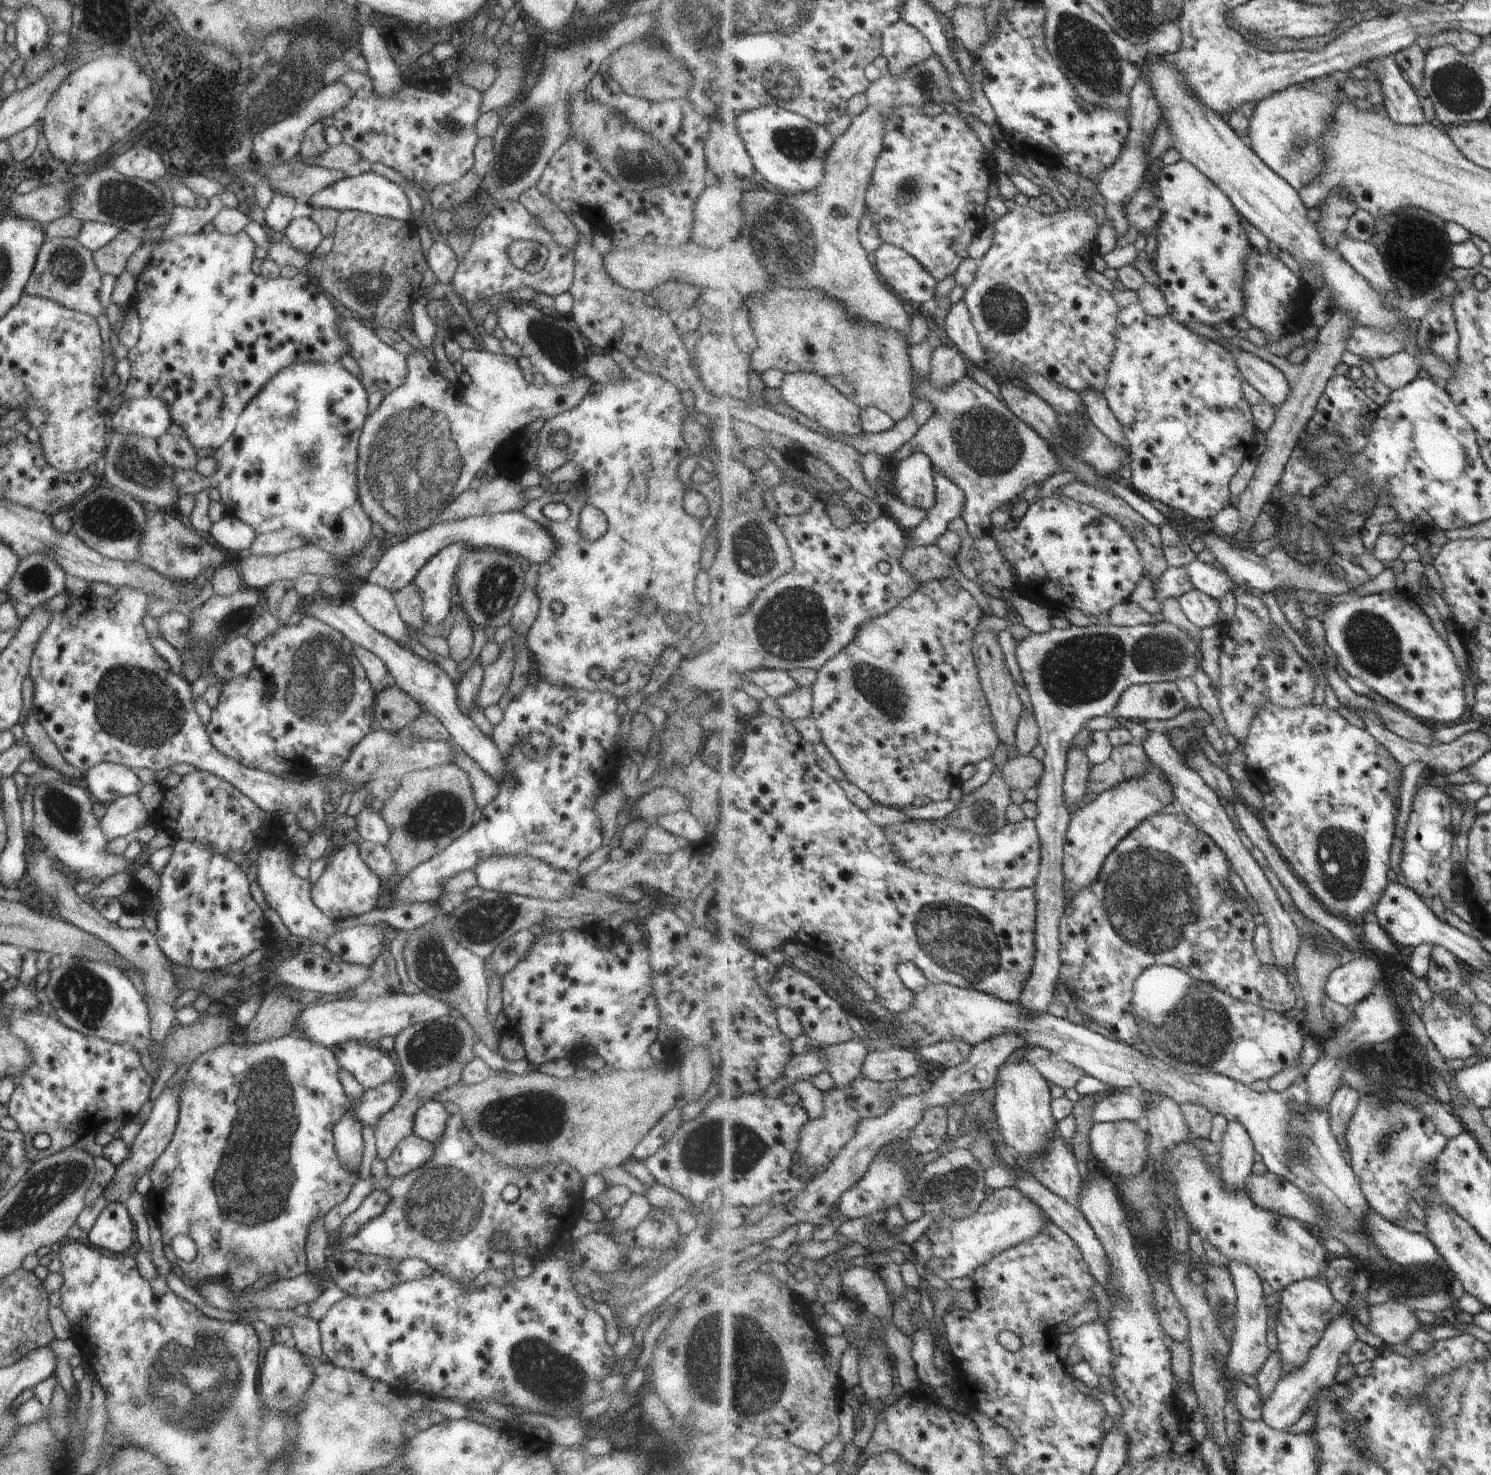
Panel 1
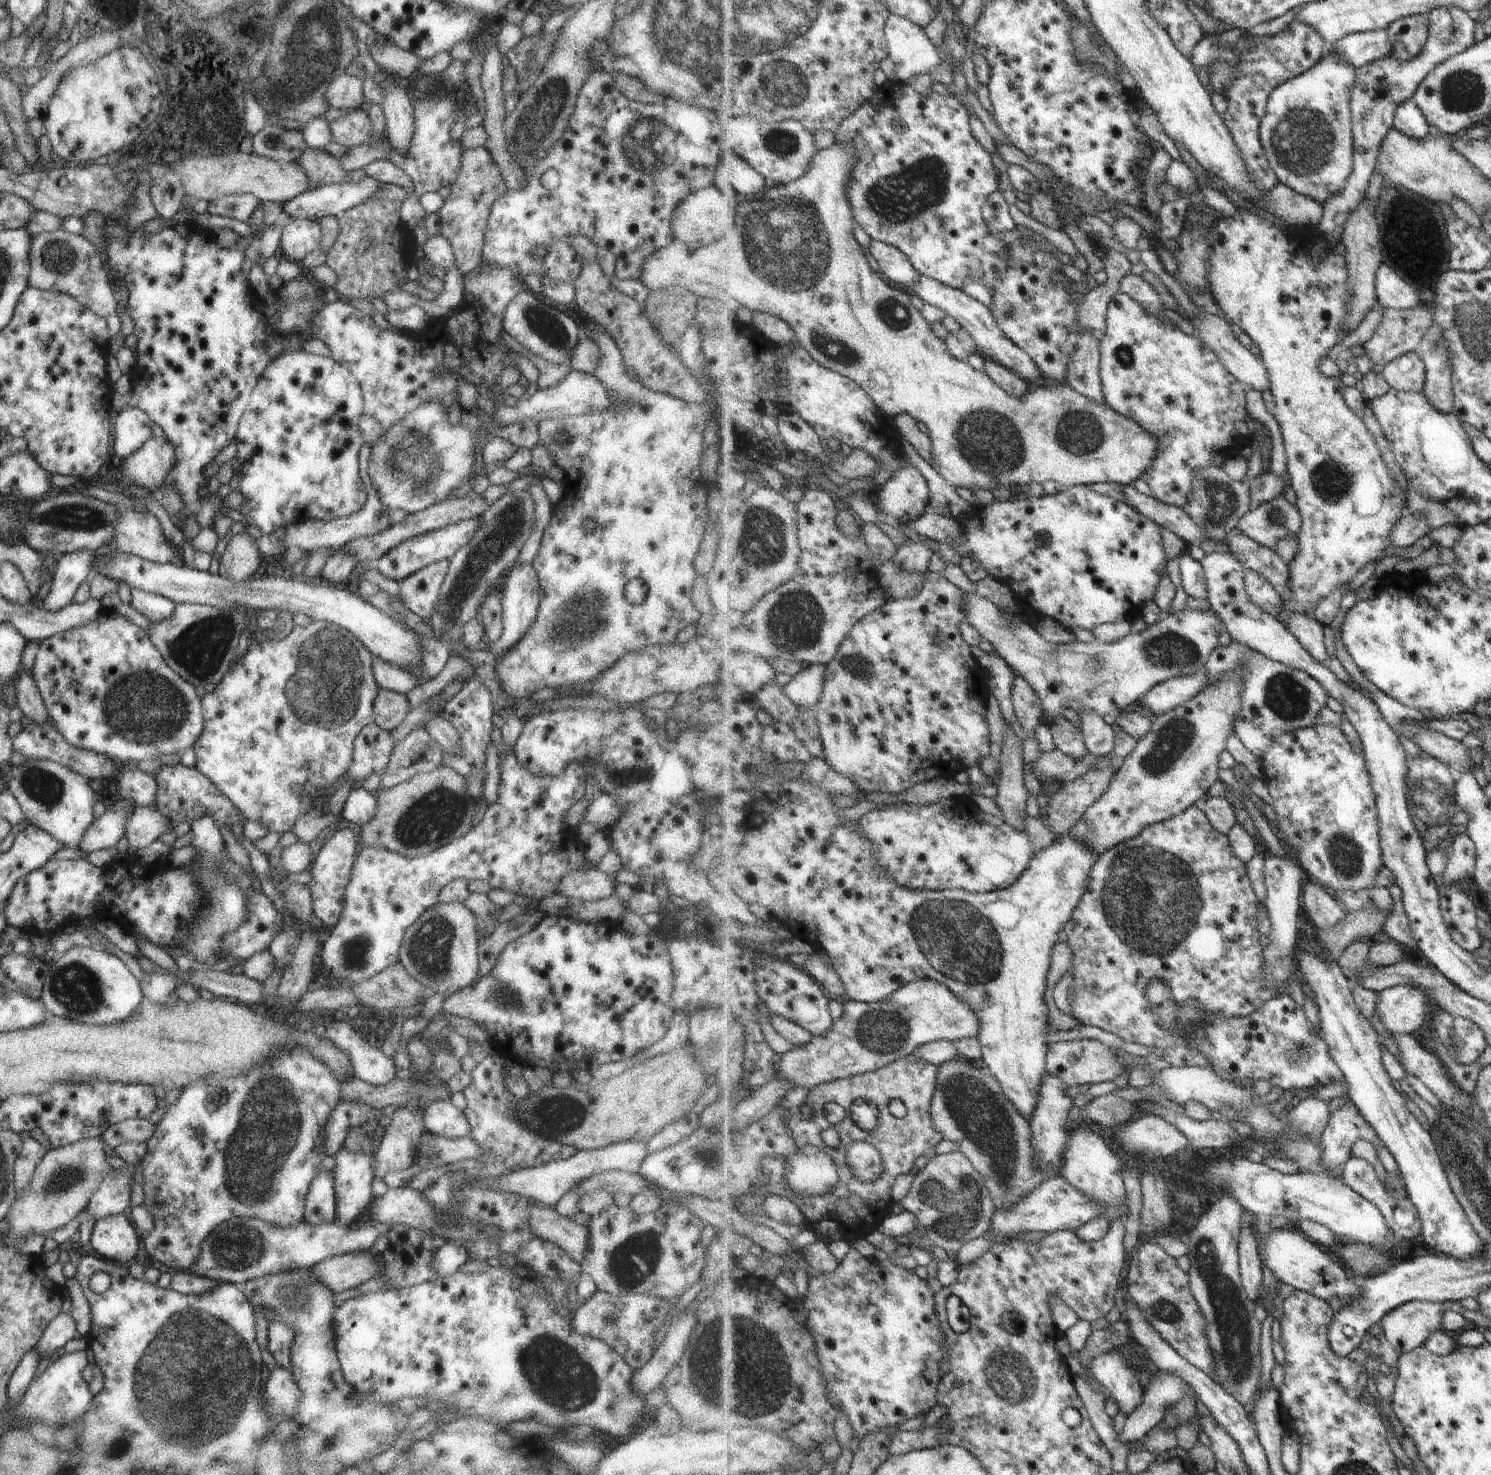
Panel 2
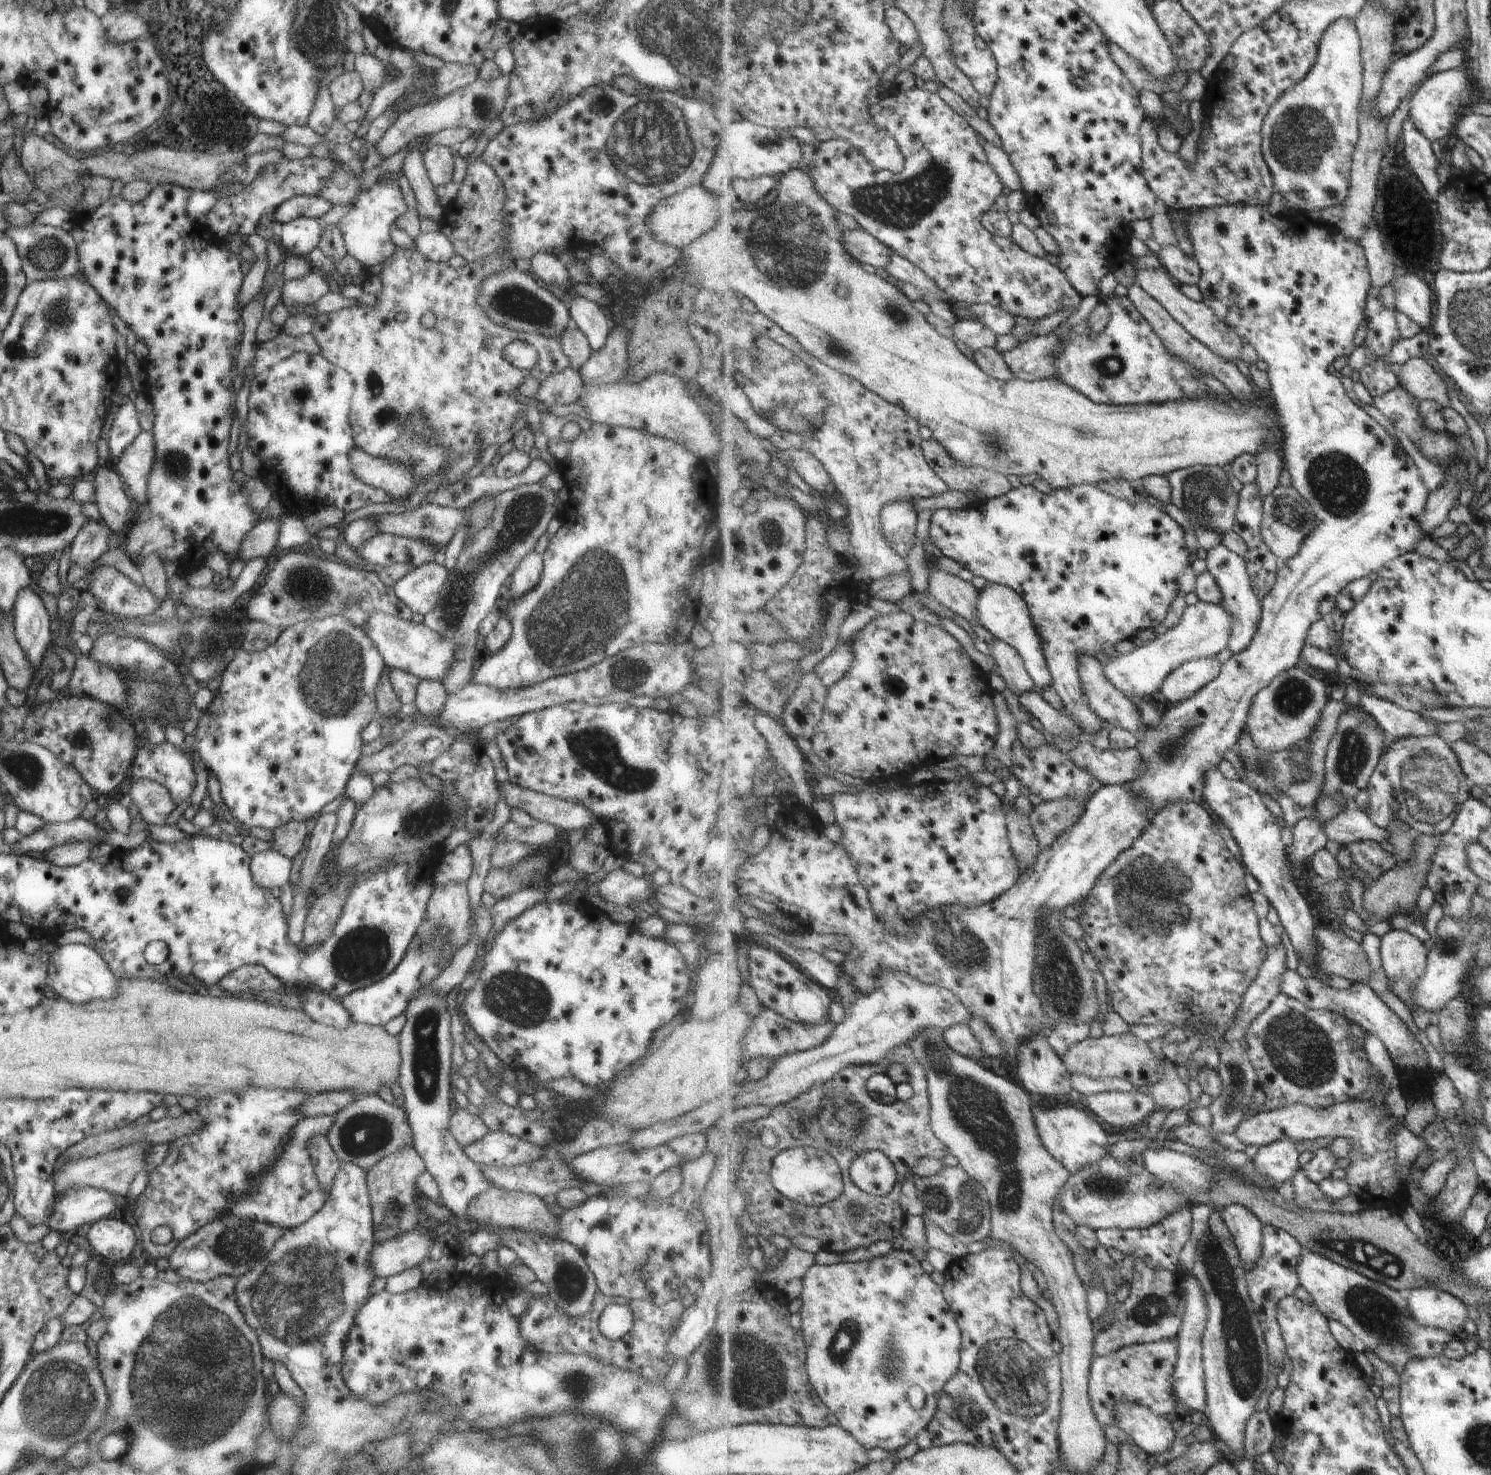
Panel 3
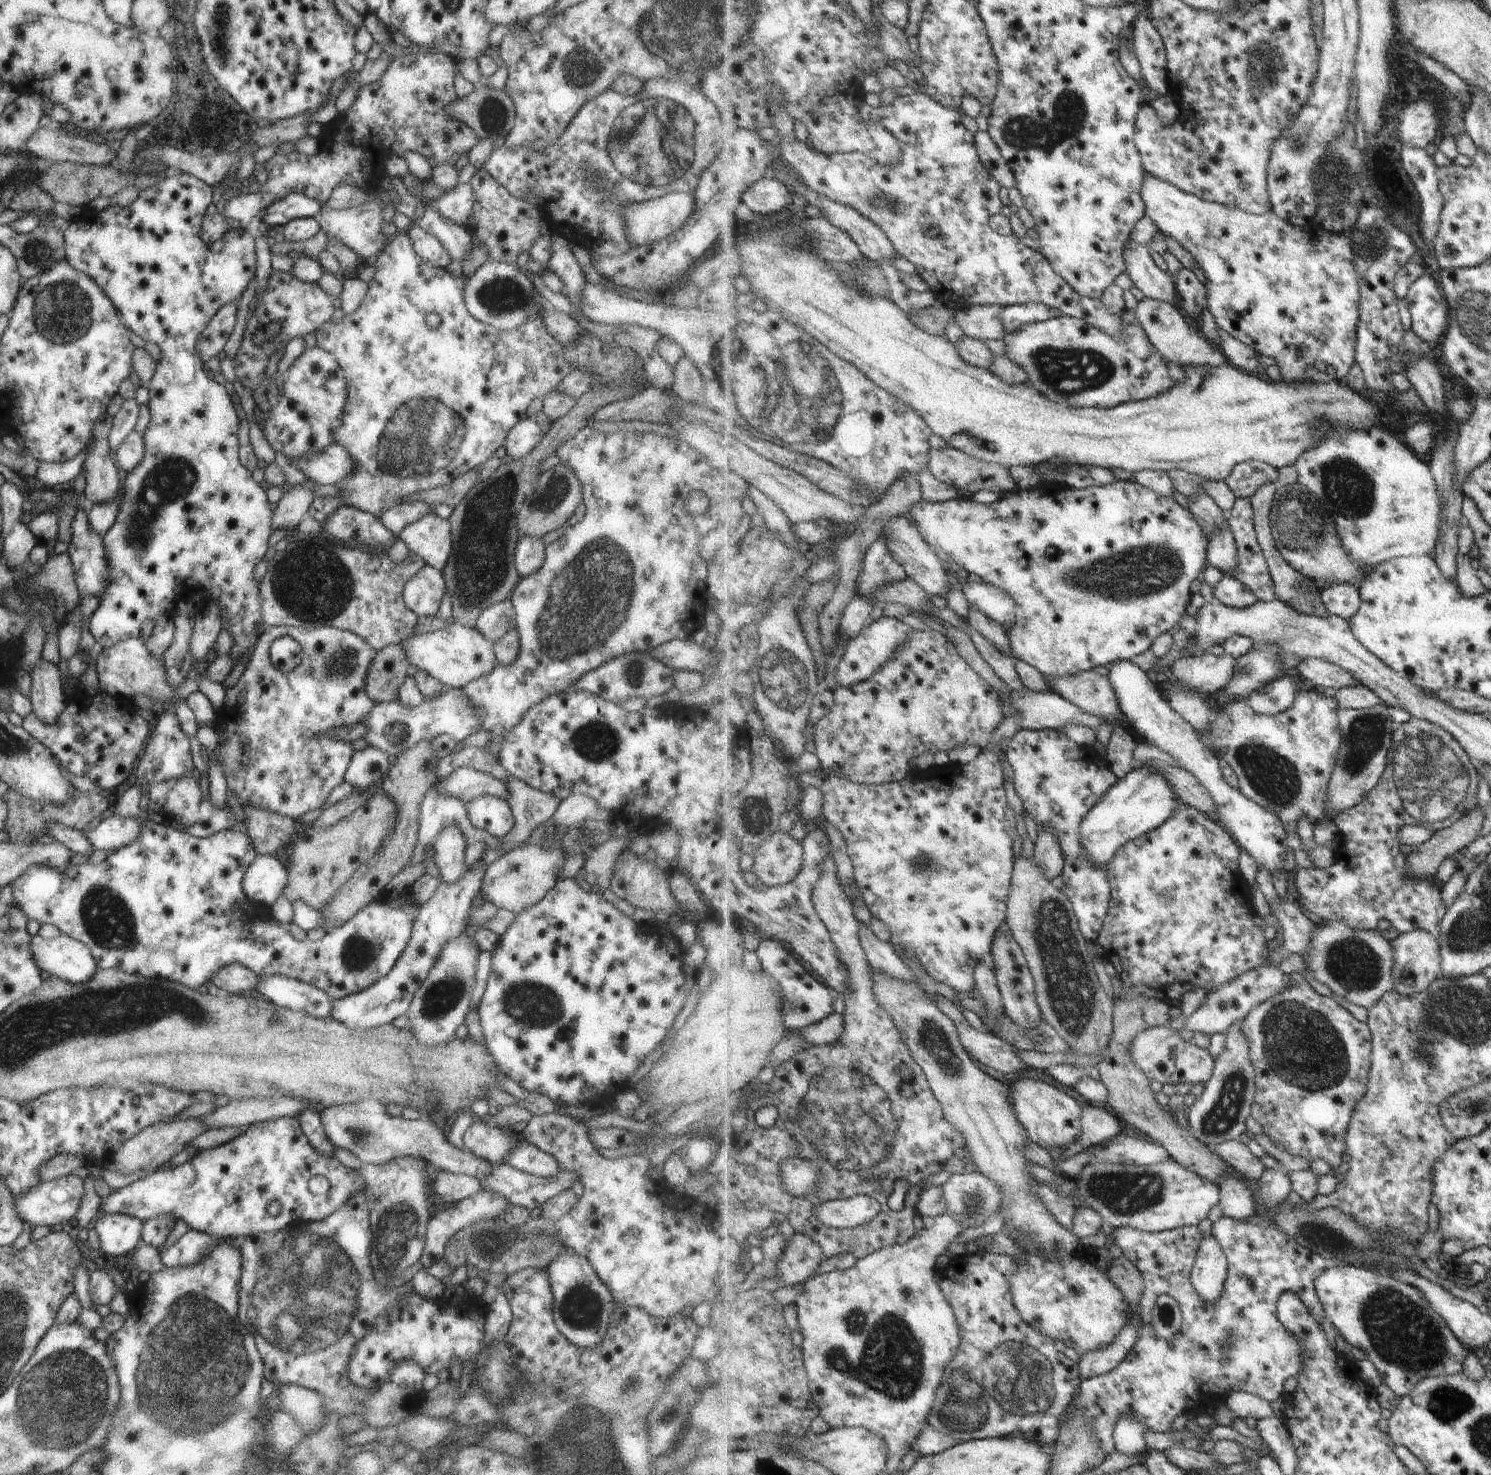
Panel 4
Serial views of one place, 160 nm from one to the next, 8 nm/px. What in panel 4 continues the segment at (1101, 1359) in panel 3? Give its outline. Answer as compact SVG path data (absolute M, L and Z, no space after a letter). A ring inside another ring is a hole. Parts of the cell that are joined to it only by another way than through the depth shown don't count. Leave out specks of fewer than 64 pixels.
M1222 1215L1215 1222L1212 1223L1212 1235L1217 1238L1217 1242L1219 1242L1219 1246L1223 1248L1223 1252L1225 1252L1225 1256L1227 1256L1228 1260L1228 1278L1225 1284L1225 1291L1223 1292L1223 1296L1221 1299L1217 1300L1217 1302L1211 1302L1211 1304L1207 1304L1197 1292L1195 1292L1195 1288L1193 1288L1193 1284L1191 1284L1191 1274L1192 1274L1192 1266L1195 1261L1196 1254L1198 1253L1198 1248L1200 1247L1200 1243L1202 1238L1195 1234L1194 1229L1191 1226L1181 1226L1180 1228L1175 1228L1174 1230L1162 1231L1157 1233L1151 1232L1143 1232L1141 1230L1135 1230L1135 1228L1117 1228L1113 1231L1113 1240L1115 1245L1120 1248L1124 1257L1129 1258L1139 1270L1143 1274L1144 1282L1145 1282L1145 1291L1143 1297L1141 1298L1140 1308L1141 1308L1141 1318L1144 1323L1143 1332L1141 1332L1141 1336L1139 1336L1139 1340L1133 1348L1133 1351L1128 1354L1127 1358L1115 1368L1112 1372L1107 1372L1106 1374L1101 1374L1100 1376L1093 1376L1093 1378L1089 1378L1088 1380L1082 1380L1081 1385L1079 1386L1079 1391L1074 1395L1077 1396L1077 1404L1079 1404L1079 1410L1083 1408L1083 1412L1088 1412L1089 1414L1089 1422L1093 1422L1093 1430L1095 1430L1095 1436L1097 1436L1097 1440L1103 1444L1103 1450L1107 1452L1107 1454L1111 1454L1111 1452L1115 1452L1115 1444L1114 1444L1114 1427L1117 1426L1117 1422L1119 1422L1119 1418L1121 1416L1125 1416L1125 1414L1136 1414L1141 1417L1141 1422L1143 1424L1147 1424L1149 1426L1149 1430L1153 1430L1154 1432L1165 1433L1171 1432L1171 1426L1173 1426L1173 1420L1177 1418L1177 1416L1181 1416L1181 1414L1194 1413L1201 1420L1208 1420L1211 1415L1211 1411L1213 1409L1217 1409L1218 1405L1224 1405L1226 1398L1214 1398L1213 1396L1217 1396L1217 1394L1221 1394L1221 1396L1226 1396L1225 1392L1227 1390L1231 1391L1243 1391L1256 1395L1258 1398L1265 1399L1269 1404L1276 1402L1277 1400L1282 1399L1283 1394L1283 1386L1285 1386L1285 1382L1294 1376L1298 1378L1303 1372L1303 1346L1301 1346L1301 1342L1299 1342L1299 1338L1297 1336L1293 1336L1283 1324L1281 1324L1281 1320L1277 1318L1277 1302L1280 1302L1281 1296L1285 1292L1293 1292L1304 1304L1309 1308L1309 1312L1317 1318L1317 1320L1325 1320L1327 1318L1327 1314L1325 1314L1324 1306L1320 1302L1320 1296L1317 1294L1315 1280L1327 1270L1333 1266L1333 1261L1322 1258L1319 1254L1315 1254L1315 1252L1309 1250L1309 1248L1305 1248L1305 1246L1301 1246L1300 1242L1287 1232L1284 1232L1279 1227L1271 1227L1271 1226L1259 1226L1258 1224L1245 1223L1243 1222L1235 1222L1231 1218L1227 1218ZM1161 1294L1169 1294L1169 1296L1173 1296L1178 1301L1178 1304L1181 1306L1182 1314L1183 1314L1183 1326L1181 1326L1181 1330L1173 1336L1173 1338L1163 1339L1161 1337L1155 1336L1155 1332L1153 1332L1153 1324L1151 1324L1151 1312L1153 1312L1153 1308L1155 1308L1156 1301L1159 1299ZM1225 1332L1233 1334L1233 1338L1231 1338L1231 1349L1225 1350Z

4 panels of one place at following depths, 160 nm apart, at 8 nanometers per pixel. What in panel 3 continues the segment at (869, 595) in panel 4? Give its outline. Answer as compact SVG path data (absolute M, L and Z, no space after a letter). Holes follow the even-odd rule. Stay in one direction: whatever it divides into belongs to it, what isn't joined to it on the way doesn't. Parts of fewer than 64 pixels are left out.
M914 500L885 504L880 518L891 546L903 559L907 558L909 550L917 544L917 508Z

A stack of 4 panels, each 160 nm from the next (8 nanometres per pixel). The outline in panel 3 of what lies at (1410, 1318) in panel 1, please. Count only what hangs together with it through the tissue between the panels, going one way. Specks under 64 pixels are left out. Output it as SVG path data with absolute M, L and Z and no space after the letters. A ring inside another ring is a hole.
M1434 1287L1417 1288L1403 1294L1409 1302L1411 1316L1419 1326L1447 1330L1455 1337L1464 1334L1469 1310L1459 1298Z

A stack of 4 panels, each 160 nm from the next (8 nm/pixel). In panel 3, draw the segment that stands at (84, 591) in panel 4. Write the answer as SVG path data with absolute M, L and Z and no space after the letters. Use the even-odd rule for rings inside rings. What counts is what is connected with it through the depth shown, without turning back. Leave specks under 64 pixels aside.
M113 566L95 568L83 582L83 590L93 596L97 609L111 614L145 616L153 613L161 605L151 590L131 582Z

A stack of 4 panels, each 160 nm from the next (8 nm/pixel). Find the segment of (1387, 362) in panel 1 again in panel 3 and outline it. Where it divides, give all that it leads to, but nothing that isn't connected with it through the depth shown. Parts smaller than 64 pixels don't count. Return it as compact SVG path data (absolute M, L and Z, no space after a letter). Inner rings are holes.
M1423 357L1409 359L1401 365L1399 382L1419 401L1435 400L1444 408L1451 406L1445 382Z

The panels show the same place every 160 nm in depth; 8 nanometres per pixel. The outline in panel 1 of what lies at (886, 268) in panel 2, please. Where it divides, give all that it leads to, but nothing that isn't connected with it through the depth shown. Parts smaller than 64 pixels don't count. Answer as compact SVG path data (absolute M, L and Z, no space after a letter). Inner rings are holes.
M884 242L873 256L883 282L898 296L906 303L929 305L938 281L912 254Z

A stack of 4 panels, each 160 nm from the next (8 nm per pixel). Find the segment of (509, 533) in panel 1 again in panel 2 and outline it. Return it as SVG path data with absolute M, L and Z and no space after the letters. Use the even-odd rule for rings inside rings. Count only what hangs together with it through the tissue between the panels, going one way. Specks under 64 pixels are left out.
M472 517L407 538L407 540L399 542L397 546L389 548L385 554L381 554L381 558L374 563L375 568L383 578L399 582L421 567L428 566L437 560L443 560L443 558L451 558L461 546L465 546L467 542L473 540L473 534L479 526L481 526L481 518Z

